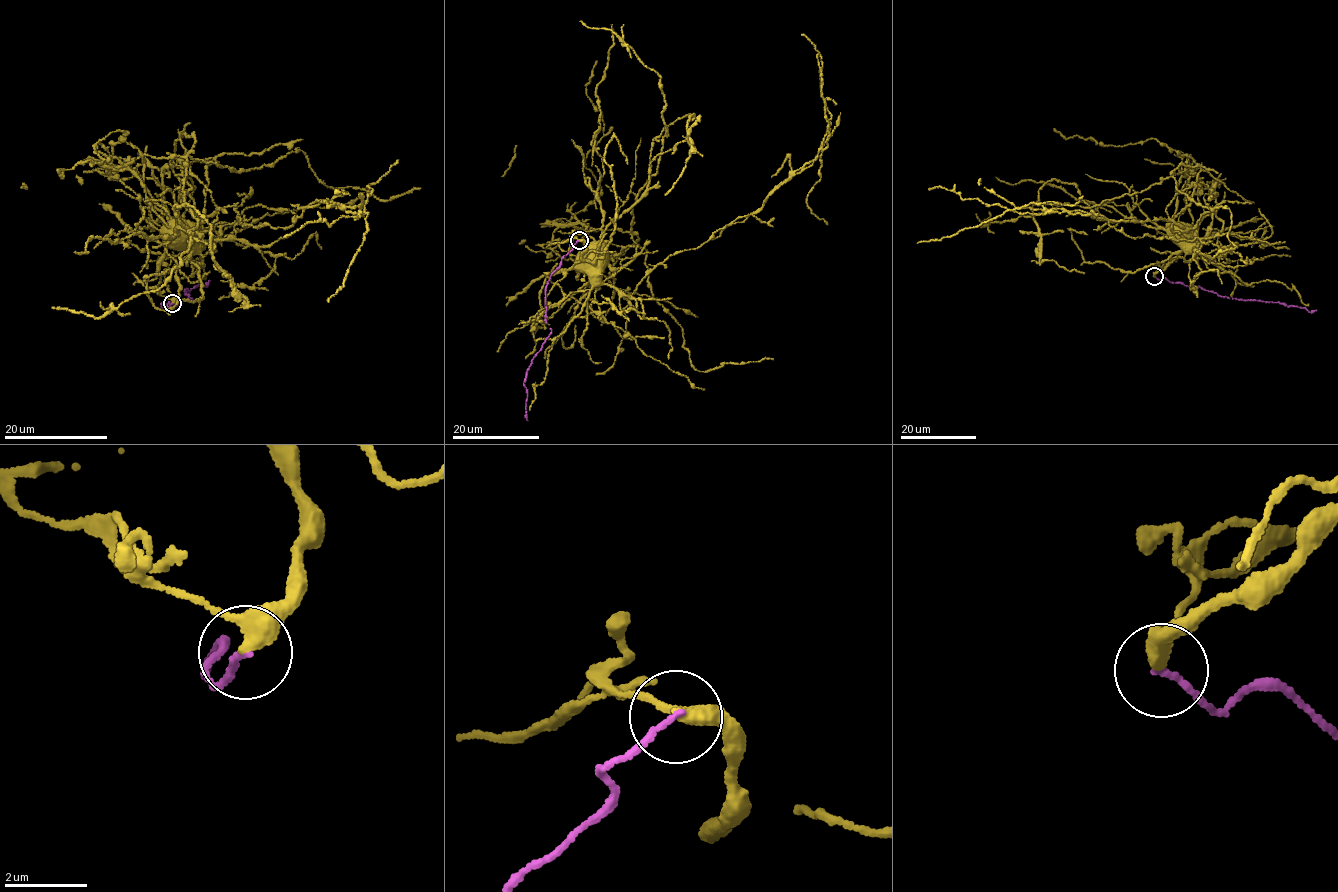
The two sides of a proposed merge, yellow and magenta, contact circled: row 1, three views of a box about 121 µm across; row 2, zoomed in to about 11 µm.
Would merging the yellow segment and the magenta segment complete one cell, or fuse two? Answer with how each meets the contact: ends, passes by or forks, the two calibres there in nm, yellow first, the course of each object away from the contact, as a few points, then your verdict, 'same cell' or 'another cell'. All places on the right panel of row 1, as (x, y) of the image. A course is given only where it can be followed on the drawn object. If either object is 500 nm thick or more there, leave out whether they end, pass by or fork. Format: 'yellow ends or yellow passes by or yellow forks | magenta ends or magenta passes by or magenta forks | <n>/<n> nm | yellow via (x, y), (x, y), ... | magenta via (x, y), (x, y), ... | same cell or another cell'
yellow passes by | magenta ends | 320/140 nm | yellow via (1154, 276), (1181, 250), (1170, 233), (1174, 227) | magenta via (1154, 276), (1218, 295), (1281, 303), (1306, 308), (1309, 312), (1316, 310) | another cell

